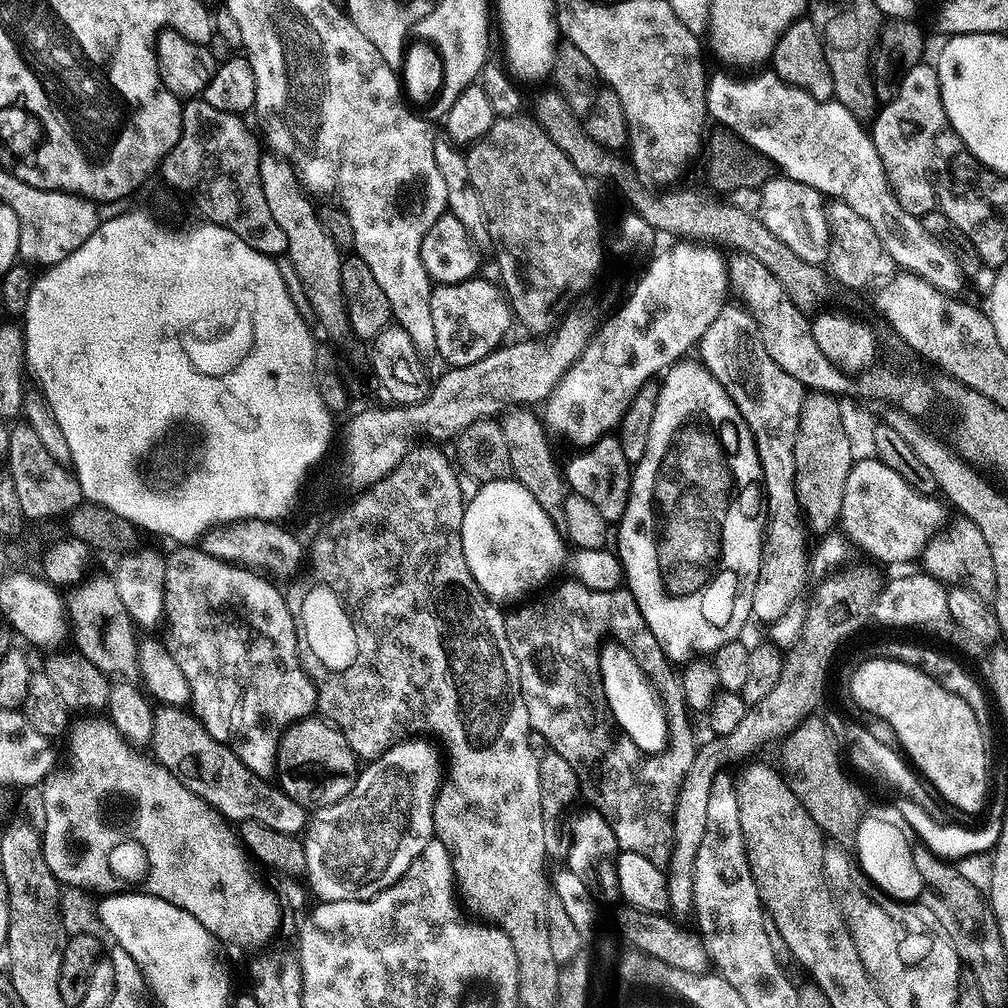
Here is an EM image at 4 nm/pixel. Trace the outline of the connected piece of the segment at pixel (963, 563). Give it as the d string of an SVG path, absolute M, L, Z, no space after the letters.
M957 515L944 529L933 531L924 543L923 551L918 556L923 575L932 576L945 586L959 586L972 592L981 600L988 602L996 592L994 582L994 564L990 554L990 546L986 546L986 538L982 538L982 530L970 518Z

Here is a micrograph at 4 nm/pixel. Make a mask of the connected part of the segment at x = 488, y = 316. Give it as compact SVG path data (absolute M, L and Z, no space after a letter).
M480 279L463 280L457 284L436 284L429 291L428 308L434 328L435 355L441 356L445 365L465 368L467 364L478 362L483 356L496 351L505 339L503 336L508 328L508 320L510 324L509 309L501 293L496 293L486 281Z

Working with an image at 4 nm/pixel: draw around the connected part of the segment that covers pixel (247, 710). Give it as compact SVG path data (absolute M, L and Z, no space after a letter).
M180 546L180 548L176 552L176 556L180 560L176 560L167 565L165 570L165 588L164 588L164 608L163 615L166 617L166 622L168 620L168 642L166 641L166 649L169 654L169 658L176 664L178 670L182 670L182 678L186 678L186 682L188 683L188 694L190 697L190 708L193 708L196 713L194 713L195 719L199 721L201 726L206 729L214 739L219 742L219 744L225 745L228 747L230 751L232 751L233 755L238 757L241 762L246 765L252 772L257 774L264 774L263 772L268 772L268 774L275 773L276 770L276 761L274 759L276 754L276 747L280 745L280 734L284 731L285 728L291 726L291 724L295 724L297 720L303 720L305 718L311 717L313 715L314 709L316 708L316 685L312 683L311 680L308 679L305 669L301 668L300 661L298 659L298 653L296 650L296 625L292 619L292 608L290 604L287 604L284 601L284 596L279 592L278 589L275 588L274 585L271 584L268 580L263 580L262 577L259 576L259 571L249 570L243 566L237 566L226 560L219 560L218 558L214 558L210 554L206 554L203 550L198 546L192 546L192 548L184 548L188 546Z

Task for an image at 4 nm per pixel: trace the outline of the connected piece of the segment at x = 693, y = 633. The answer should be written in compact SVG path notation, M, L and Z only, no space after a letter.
M687 362L677 363L675 366L668 368L666 375L663 377L664 385L660 388L660 405L652 412L652 421L648 424L648 438L643 441L645 446L645 453L642 454L639 461L634 464L631 469L630 475L632 478L632 484L628 488L628 501L626 502L626 510L622 513L618 521L618 527L615 529L614 540L616 536L616 546L614 546L614 552L620 559L620 565L623 568L623 579L626 581L626 587L632 592L635 602L638 604L638 609L642 612L642 617L646 620L647 626L653 631L654 638L661 644L661 649L664 651L665 657L669 661L679 662L685 661L691 654L713 654L717 648L722 646L724 643L730 643L732 640L740 640L742 634L740 631L744 628L744 623L750 620L752 616L752 599L754 598L754 586L758 582L758 570L760 569L760 555L762 554L762 546L764 545L764 531L766 527L766 513L765 513L765 501L766 501L766 488L764 480L764 468L760 465L762 461L762 455L756 448L755 439L753 438L750 430L750 426L747 425L747 417L742 411L741 405L737 401L732 400L730 394L726 389L719 384L718 381L712 377L708 369L700 362L695 364L686 364Z

